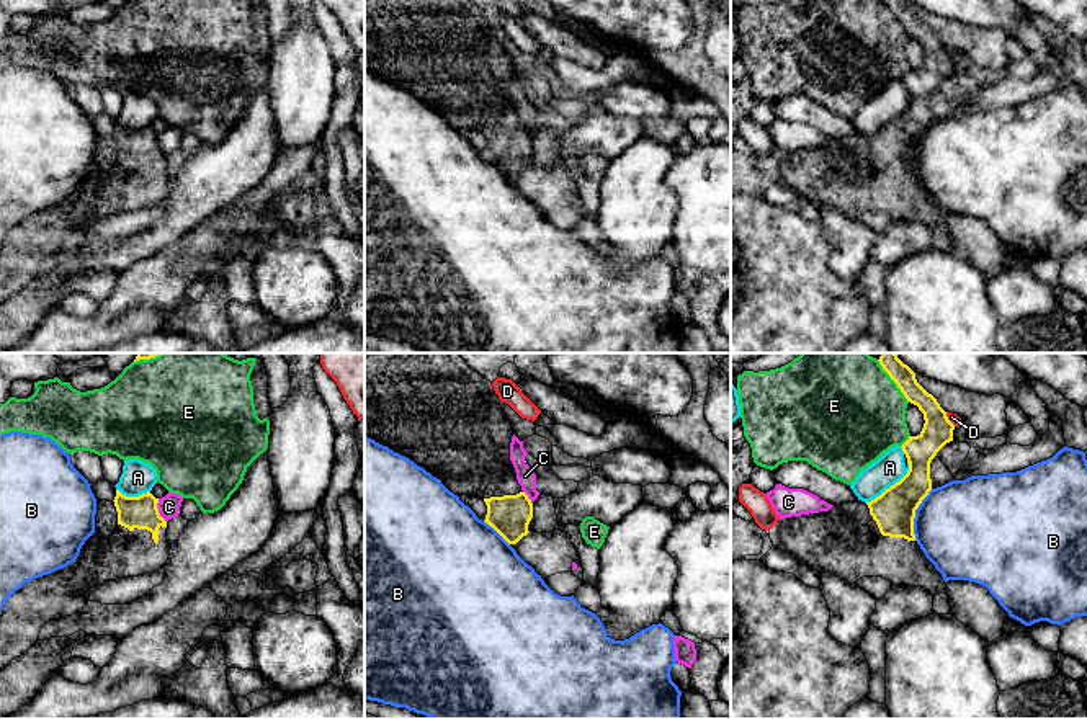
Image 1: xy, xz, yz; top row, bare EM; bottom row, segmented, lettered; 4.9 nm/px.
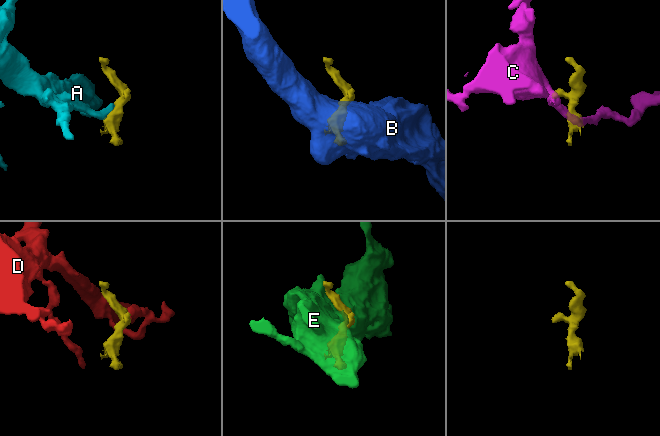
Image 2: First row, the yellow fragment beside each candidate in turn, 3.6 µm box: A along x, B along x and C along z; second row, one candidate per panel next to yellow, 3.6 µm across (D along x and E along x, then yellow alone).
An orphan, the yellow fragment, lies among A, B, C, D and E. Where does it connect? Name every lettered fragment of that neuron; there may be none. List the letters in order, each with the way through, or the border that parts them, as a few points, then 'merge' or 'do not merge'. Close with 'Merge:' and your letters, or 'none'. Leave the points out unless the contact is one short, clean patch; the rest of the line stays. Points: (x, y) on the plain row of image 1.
A: border yz (908, 95), (908, 105), (867, 138); do not merge
B: border yz (932, 123), (916, 144), (914, 174); do not merge
C: border xy (157, 133), (157, 146), (165, 156); do not merge
D: border yz (945, 46), (955, 59); do not merge
E: do not merge
Merge: none

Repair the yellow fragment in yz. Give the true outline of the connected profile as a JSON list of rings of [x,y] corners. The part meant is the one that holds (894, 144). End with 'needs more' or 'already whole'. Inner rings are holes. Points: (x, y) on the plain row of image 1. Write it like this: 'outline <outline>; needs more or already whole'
outline [[[883,0],[883,3],[907,36],[919,41],[925,54],[922,65],[909,70],[901,80],[909,96],[907,108],[868,137],[855,134],[834,139],[829,145],[783,152],[768,170],[773,180],[819,208],[830,208],[848,217],[857,217],[863,211],[883,211],[892,219],[922,221],[935,230],[946,226],[946,216],[917,178],[914,152],[915,144],[932,124],[930,96],[946,77],[953,75],[955,59],[937,33],[917,16],[909,0]]]; needs more

